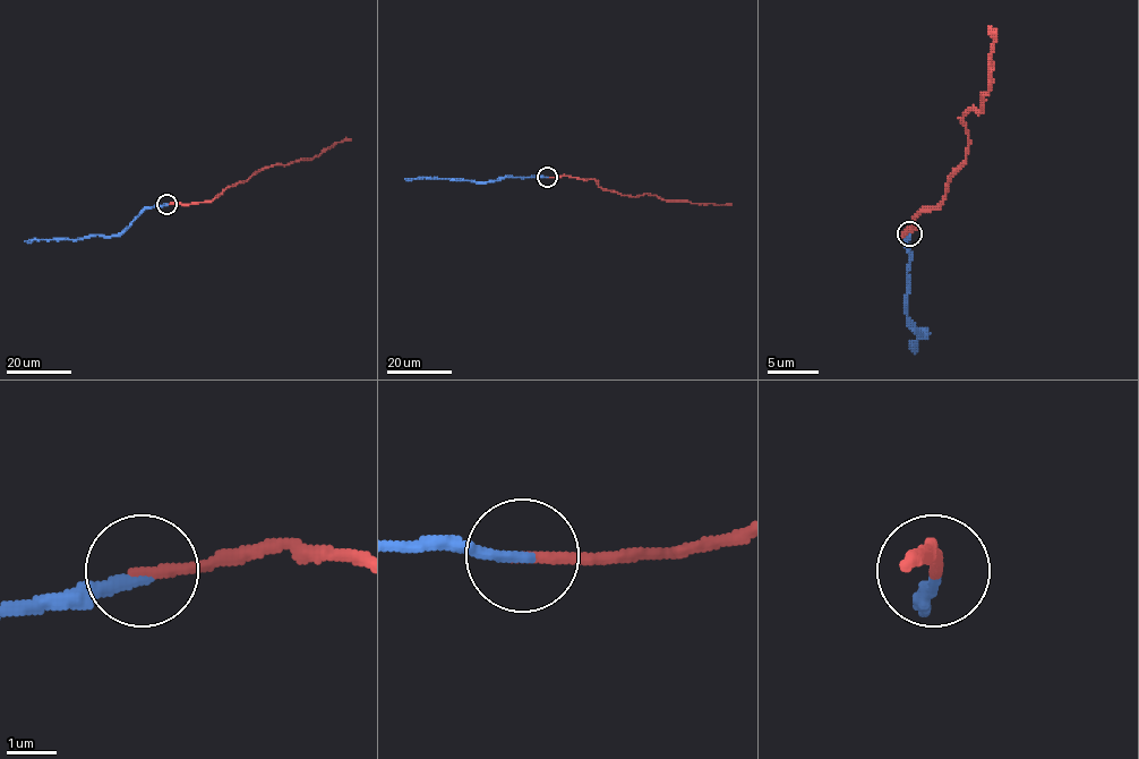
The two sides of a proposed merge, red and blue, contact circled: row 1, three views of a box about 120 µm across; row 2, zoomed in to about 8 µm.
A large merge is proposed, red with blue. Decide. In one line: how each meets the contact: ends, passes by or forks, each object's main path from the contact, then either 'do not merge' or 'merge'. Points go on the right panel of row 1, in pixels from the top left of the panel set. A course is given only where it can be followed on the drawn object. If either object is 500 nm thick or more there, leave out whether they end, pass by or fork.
red ends; blue ends; course red (909, 235), (902, 235), (935, 209), (966, 161), (960, 120), (981, 110), (988, 92), (991, 28); course blue (909, 235), (907, 315), (919, 333), (925, 335), (925, 331), (915, 346), (909, 346), (915, 351); merge

